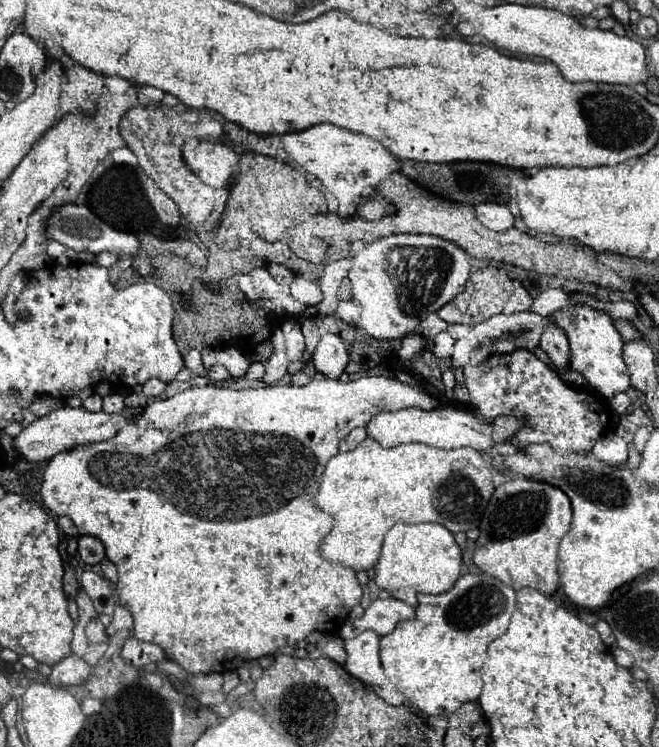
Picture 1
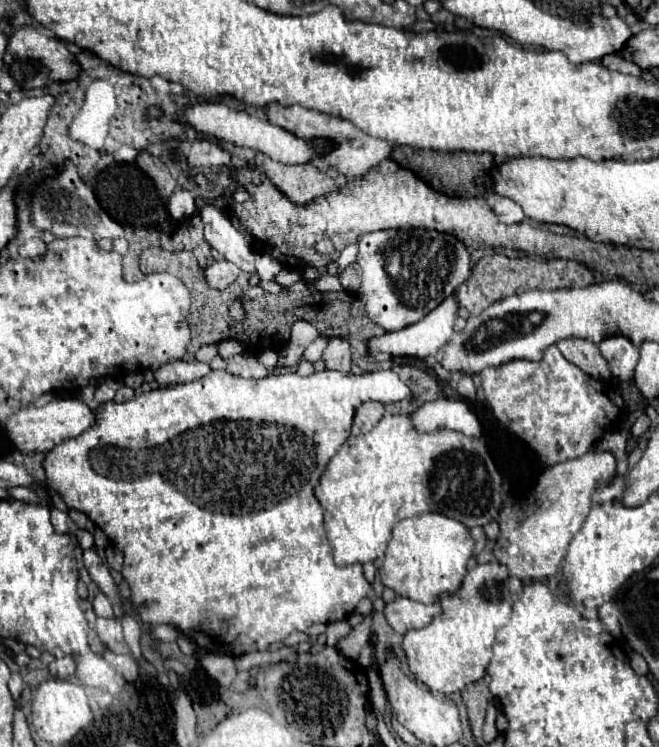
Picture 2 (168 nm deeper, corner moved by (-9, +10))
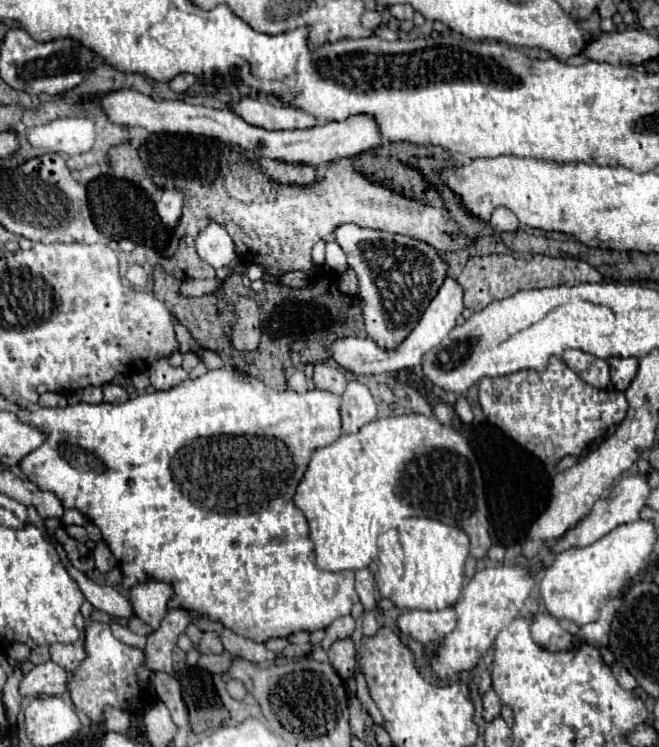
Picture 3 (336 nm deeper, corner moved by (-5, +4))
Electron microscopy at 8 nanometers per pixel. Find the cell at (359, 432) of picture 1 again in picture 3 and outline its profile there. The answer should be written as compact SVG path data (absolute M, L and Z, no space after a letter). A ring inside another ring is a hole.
M351 380L343 394L343 406L341 406L343 432L355 434L375 418L377 418L377 404L369 388L363 382Z

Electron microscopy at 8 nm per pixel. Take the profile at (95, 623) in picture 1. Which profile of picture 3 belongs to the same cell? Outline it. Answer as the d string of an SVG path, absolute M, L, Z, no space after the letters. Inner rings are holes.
M93 622L85 630L85 650L89 656L73 672L73 678L69 678L73 704L81 708L93 722L103 722L101 714L105 706L125 708L125 710L137 708L143 692L135 672L137 672L137 666L143 664L143 658L145 658L143 652L115 640L109 630L109 624L99 624L99 622Z

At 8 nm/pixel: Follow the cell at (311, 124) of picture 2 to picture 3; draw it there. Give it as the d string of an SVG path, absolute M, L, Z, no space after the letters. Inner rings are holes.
M241 98L233 104L233 112L239 114L245 122L265 130L303 130L319 124L315 116L279 102L275 104L267 98Z

